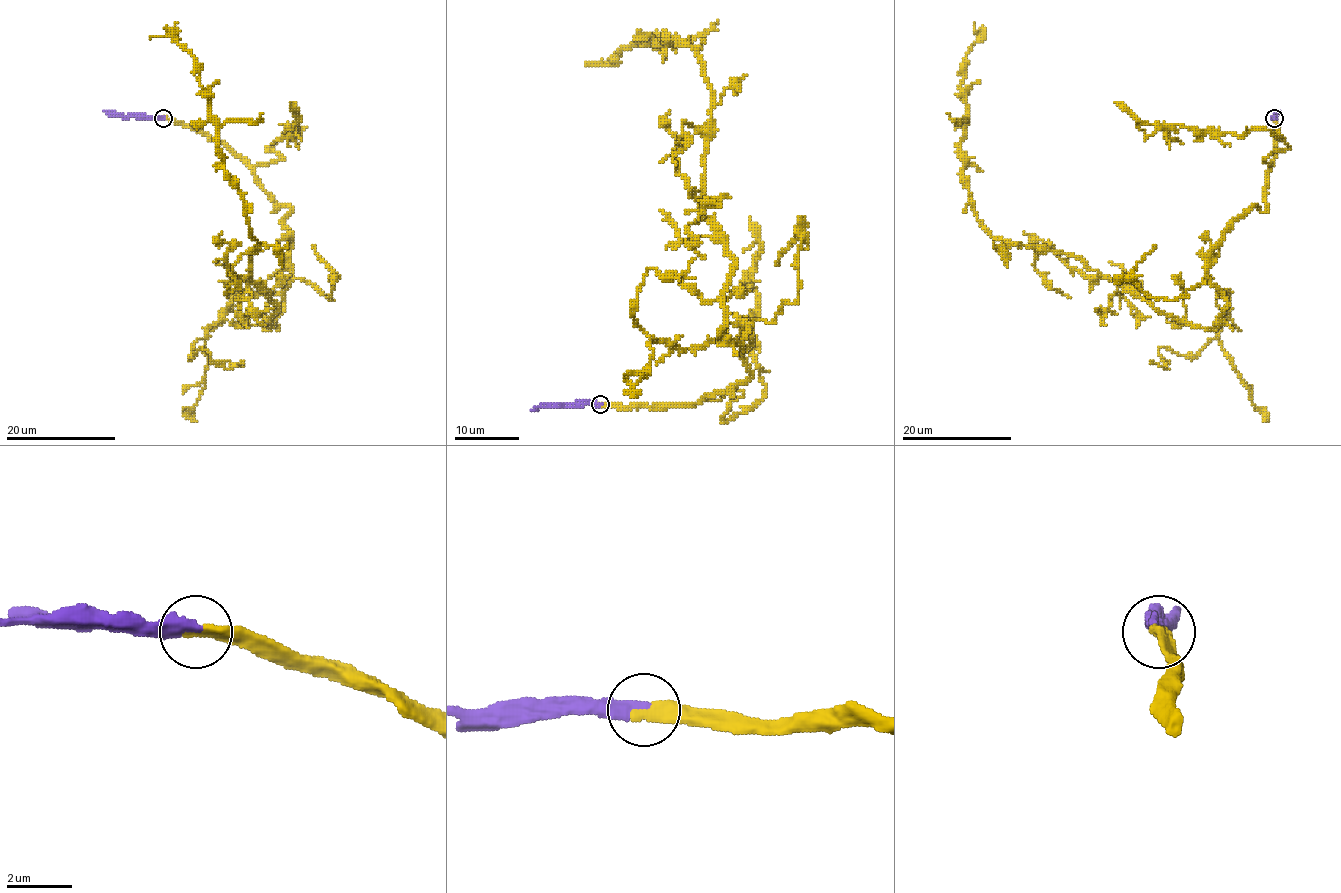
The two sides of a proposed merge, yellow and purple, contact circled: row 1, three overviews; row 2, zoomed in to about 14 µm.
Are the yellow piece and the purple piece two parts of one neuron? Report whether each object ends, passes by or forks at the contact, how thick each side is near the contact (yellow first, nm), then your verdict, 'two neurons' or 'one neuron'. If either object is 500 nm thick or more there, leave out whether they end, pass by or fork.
yellow ends there; purple ends there; 420 nm thick on the yellow side, 360 nm on the other; one neuron

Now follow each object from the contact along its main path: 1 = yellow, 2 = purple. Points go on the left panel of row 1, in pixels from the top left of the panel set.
1: (163, 118), (221, 140), (290, 209), (269, 327), (196, 60), (149, 38)
2: (163, 118), (115, 117), (104, 111)

